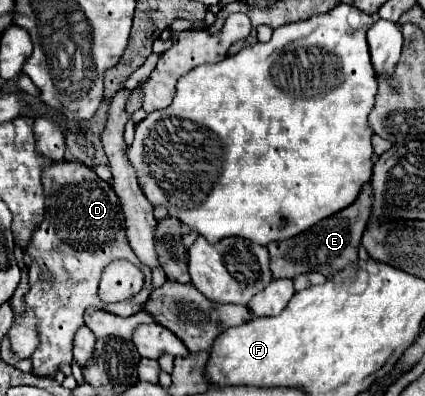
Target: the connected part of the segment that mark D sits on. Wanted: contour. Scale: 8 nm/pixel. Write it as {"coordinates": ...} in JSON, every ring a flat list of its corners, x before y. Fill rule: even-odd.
{"coordinates":[[51,161,51,165,43,169,43,191,45,191,45,217,35,227,35,233,31,235,31,241,25,247,25,253,35,259,33,267,37,269,37,273,49,271,53,279,49,283,47,281,41,283,37,275,31,277,29,281,31,289,25,297,25,303,27,307,33,307,39,319,39,333,41,333,41,345,31,355,33,373,53,375,59,371,57,367,61,363,71,363,73,359,71,343,75,331,83,325,85,309,99,307,119,317,135,315,152,291,152,272,135,257,133,249,129,247,129,241,125,237,125,219,119,205,119,197,115,195,109,183,101,181,95,175,93,169,77,161],[65,257,75,259,75,267,71,267,67,261,63,263],[115,259,127,259,137,267,143,267,145,285,139,291,139,297,107,305,99,299,97,289,103,267],[41,265,49,265,49,269,47,267,41,269]]}

